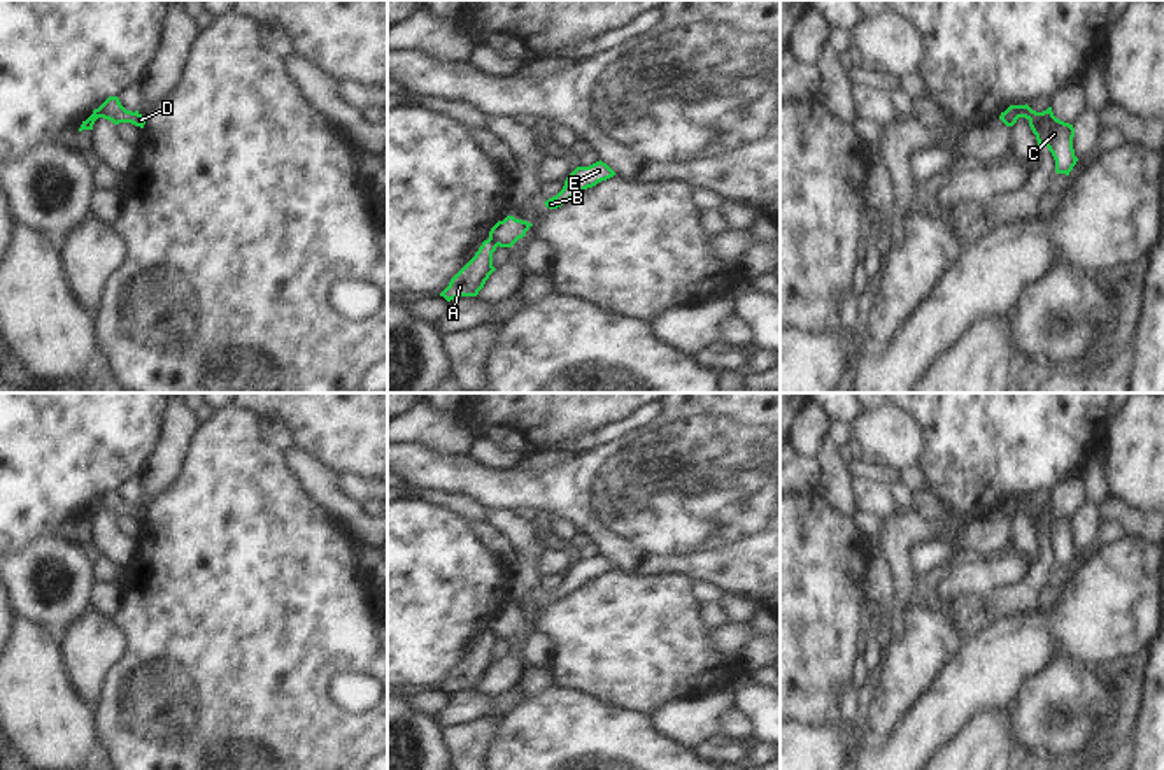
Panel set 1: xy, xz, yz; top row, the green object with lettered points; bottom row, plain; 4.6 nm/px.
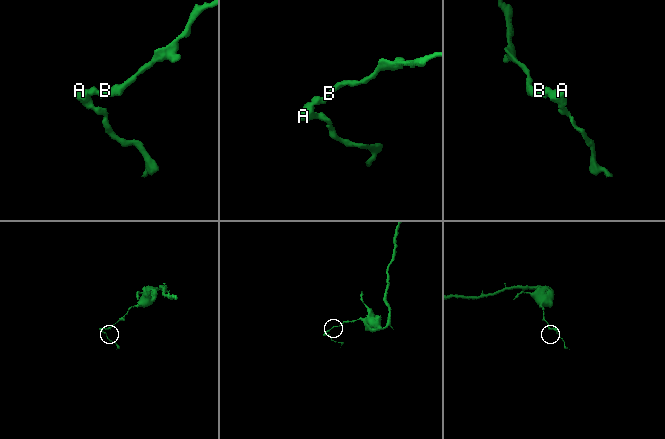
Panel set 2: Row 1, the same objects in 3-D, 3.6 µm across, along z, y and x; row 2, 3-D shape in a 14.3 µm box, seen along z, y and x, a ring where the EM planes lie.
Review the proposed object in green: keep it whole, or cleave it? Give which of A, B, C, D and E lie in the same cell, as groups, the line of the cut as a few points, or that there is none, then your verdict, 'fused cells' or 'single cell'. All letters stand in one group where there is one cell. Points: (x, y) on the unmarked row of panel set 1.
A C / B D E; cut in yz along (1022, 499), (1019, 509); fused cells

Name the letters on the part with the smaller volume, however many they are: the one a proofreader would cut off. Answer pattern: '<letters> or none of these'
A, C

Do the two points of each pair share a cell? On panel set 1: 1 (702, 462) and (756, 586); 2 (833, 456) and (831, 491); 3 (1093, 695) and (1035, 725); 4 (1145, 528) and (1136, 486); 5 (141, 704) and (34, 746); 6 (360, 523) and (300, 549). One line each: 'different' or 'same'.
1: same
2: same
3: same
4: different
5: different
6: different

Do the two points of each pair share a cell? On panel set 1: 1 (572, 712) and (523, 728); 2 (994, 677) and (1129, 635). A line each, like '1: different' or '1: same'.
1: same
2: same

